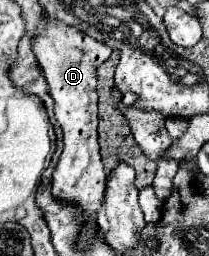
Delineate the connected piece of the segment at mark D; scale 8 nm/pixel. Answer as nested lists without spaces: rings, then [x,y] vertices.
[[[45,18],[39,36],[33,42],[33,52],[43,68],[49,94],[55,100],[55,118],[63,128],[63,154],[53,174],[53,194],[61,200],[79,202],[95,220],[101,208],[107,176],[97,140],[97,68],[111,56],[111,50],[83,32],[77,32],[77,28]]]

